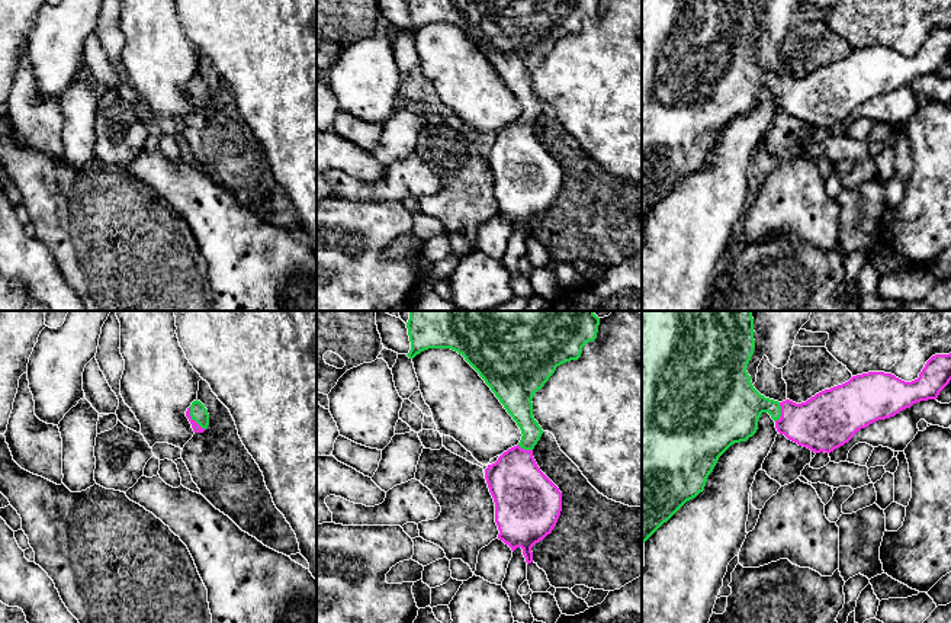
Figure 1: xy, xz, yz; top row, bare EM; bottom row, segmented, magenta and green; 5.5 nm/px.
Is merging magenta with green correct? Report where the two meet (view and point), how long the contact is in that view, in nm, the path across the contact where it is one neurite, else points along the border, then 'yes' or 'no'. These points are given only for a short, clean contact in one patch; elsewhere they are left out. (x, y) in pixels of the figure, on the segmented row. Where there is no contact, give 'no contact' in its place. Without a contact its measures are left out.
contact xy (193, 420); length 160 nm; way xy (195, 426), (193, 420), (198, 411); yes

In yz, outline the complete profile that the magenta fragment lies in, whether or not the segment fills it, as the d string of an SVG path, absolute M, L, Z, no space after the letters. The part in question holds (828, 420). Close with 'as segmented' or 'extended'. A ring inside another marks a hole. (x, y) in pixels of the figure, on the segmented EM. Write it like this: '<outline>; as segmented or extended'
M642 311L642 543L645 543L664 523L666 523L687 501L695 498L704 491L709 475L713 472L719 457L735 443L746 441L758 430L758 420L762 412L768 412L775 421L775 428L788 440L799 446L807 447L815 453L830 453L835 449L848 443L857 431L870 424L894 417L900 411L910 408L913 404L928 399L936 399L939 392L951 380L951 353L932 356L919 378L912 382L905 382L891 373L868 372L852 376L848 382L825 389L806 402L796 404L790 399L783 402L765 398L752 385L748 375L748 363L754 354L754 318L752 311Z; extended

